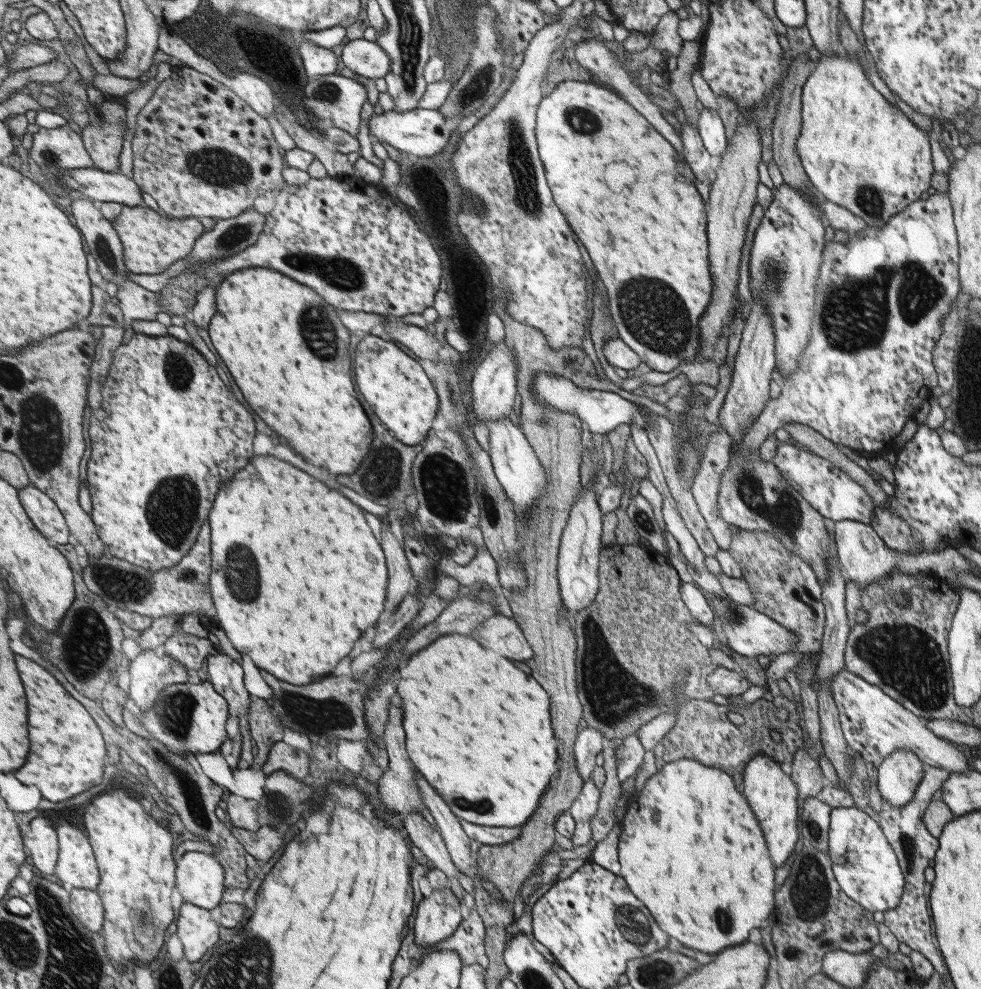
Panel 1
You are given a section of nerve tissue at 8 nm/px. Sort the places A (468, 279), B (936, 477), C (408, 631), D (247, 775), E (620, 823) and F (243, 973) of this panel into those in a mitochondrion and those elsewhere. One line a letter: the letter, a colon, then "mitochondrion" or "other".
A: other
B: other
C: other
D: other
E: other
F: mitochondrion

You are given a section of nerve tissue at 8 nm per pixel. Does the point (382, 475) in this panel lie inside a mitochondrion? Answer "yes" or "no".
yes

